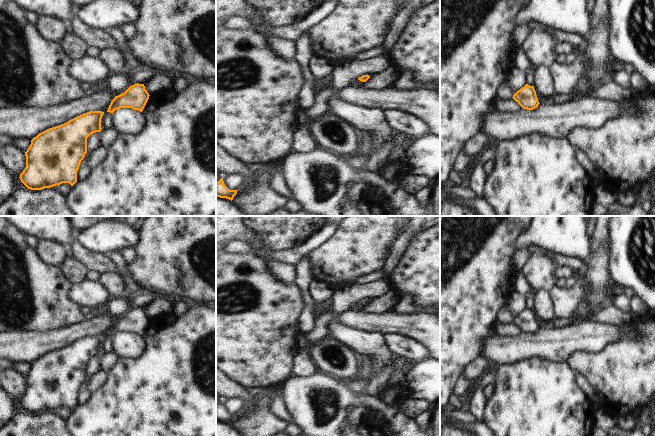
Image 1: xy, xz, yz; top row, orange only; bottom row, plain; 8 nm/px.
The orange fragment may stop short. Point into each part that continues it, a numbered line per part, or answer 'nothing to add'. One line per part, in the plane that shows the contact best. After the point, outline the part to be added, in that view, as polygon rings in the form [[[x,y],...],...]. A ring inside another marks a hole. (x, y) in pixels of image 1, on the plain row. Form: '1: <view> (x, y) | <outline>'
nothing to add

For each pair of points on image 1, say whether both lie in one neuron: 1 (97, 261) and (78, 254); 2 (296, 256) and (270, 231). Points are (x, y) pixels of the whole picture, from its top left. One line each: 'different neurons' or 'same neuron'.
1: same neuron
2: different neurons

